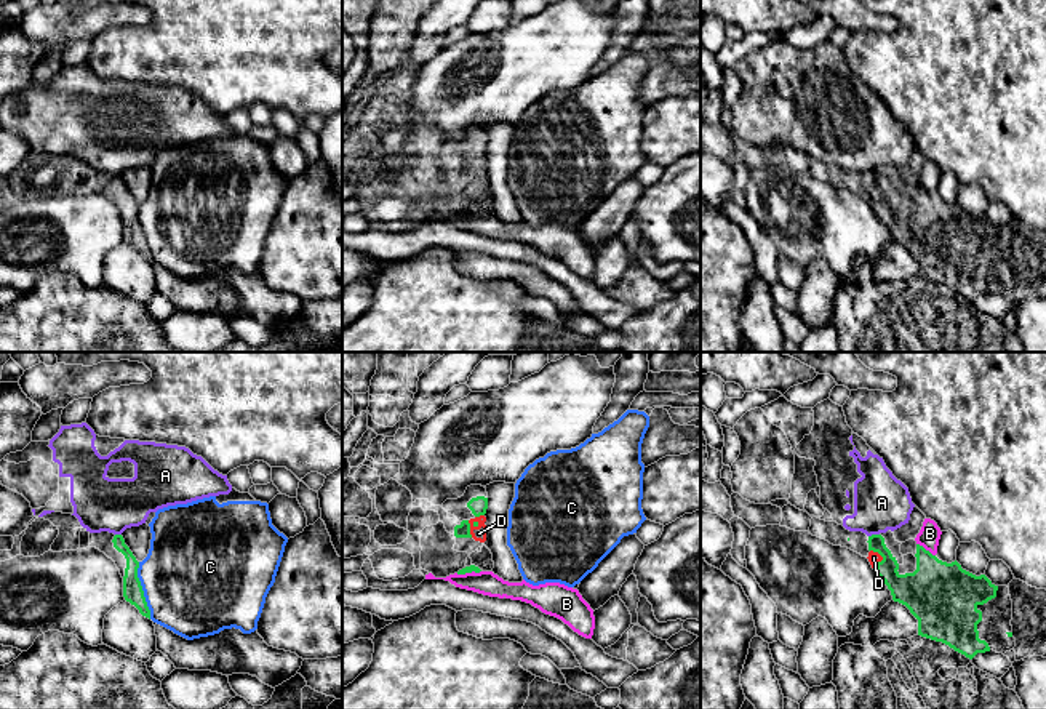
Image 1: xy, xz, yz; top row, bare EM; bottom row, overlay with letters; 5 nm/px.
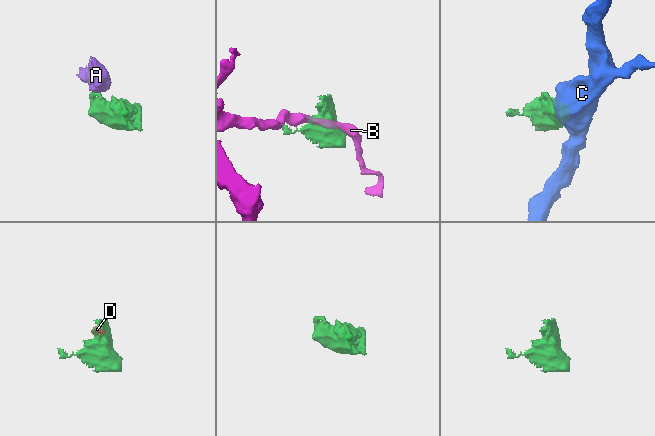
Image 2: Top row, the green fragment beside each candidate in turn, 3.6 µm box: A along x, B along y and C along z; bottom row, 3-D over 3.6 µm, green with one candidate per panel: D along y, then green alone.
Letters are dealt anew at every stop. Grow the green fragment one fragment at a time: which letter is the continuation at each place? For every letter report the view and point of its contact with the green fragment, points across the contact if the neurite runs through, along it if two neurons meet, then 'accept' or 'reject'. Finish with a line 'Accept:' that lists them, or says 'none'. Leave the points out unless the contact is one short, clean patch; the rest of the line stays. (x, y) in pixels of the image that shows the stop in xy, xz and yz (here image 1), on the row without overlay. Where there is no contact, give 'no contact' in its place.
A: yz (874, 176) | along yz (878, 175), (869, 178) | reject
B: yz (925, 191) | along yz (917, 184), (934, 197) | reject
C: xy (143, 232) | reject
D: xz (469, 170) | accept
Accept: D

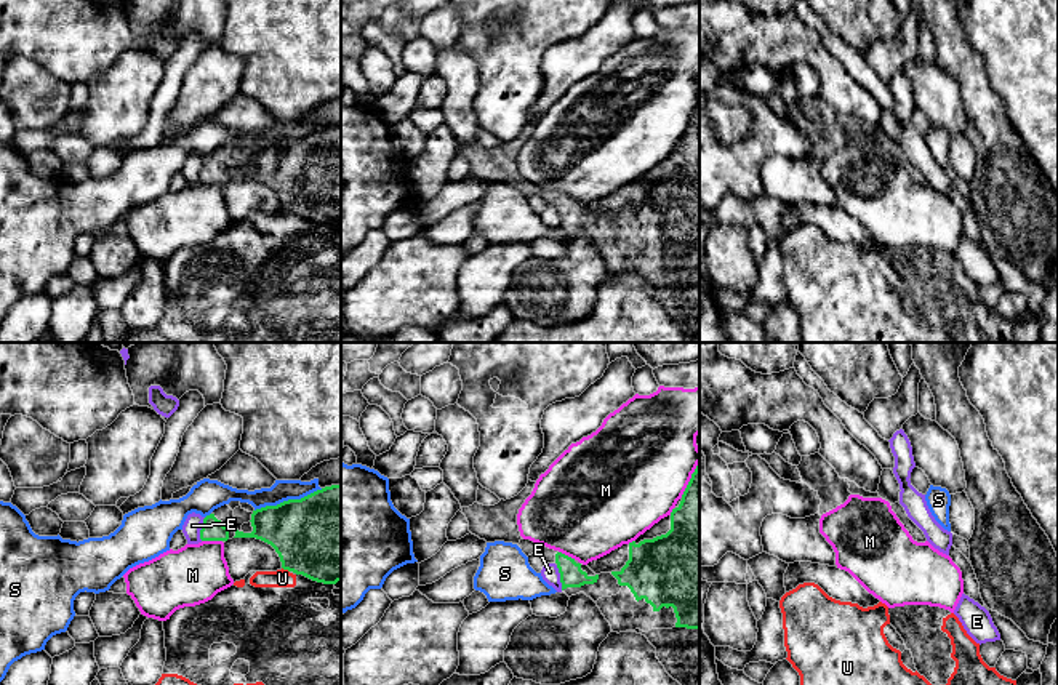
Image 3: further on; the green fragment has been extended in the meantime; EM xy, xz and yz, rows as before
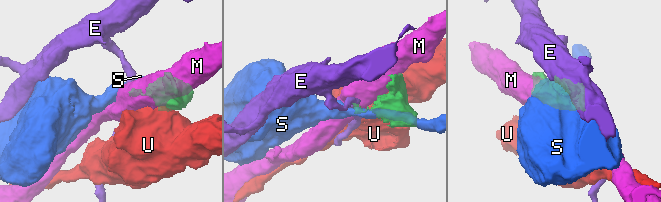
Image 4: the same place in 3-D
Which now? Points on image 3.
E: xz (561, 220) | along xz (556, 207), (562, 231) | reject
M: xy (212, 181) | reject
S: xy (288, 141) | reject
U: xy (285, 210) | along xy (282, 208), (288, 213) | reject
Accept: none

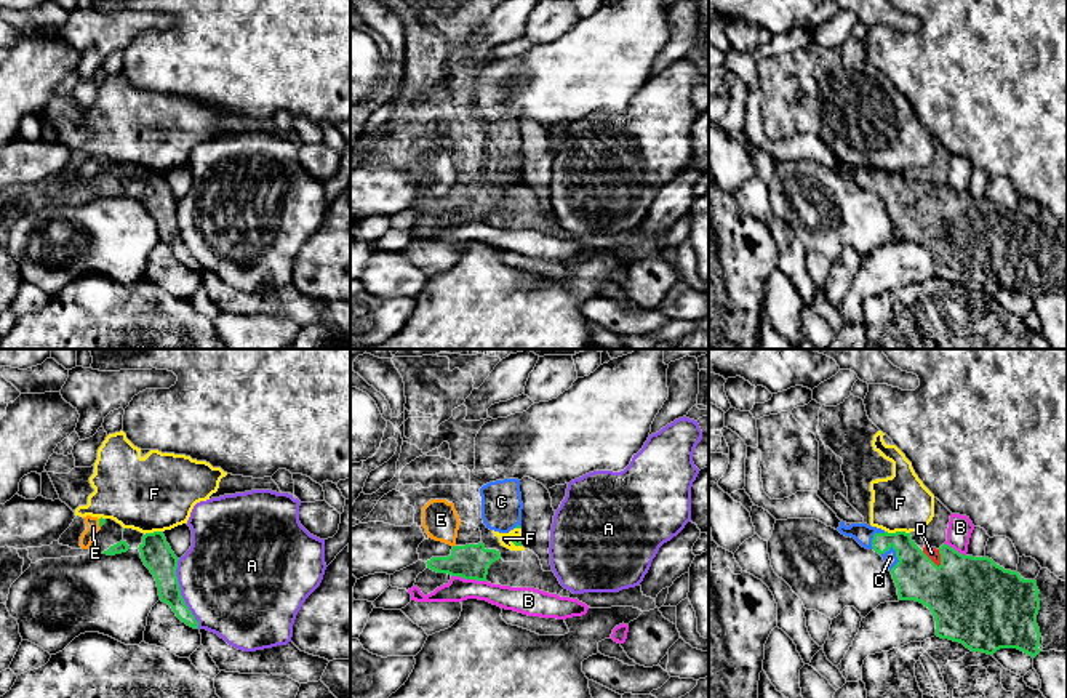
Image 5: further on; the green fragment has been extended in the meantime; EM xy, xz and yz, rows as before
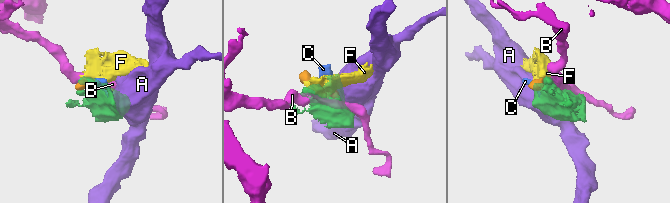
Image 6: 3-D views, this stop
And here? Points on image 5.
A: xy (179, 236) | reject
B: xz (469, 220) | along xz (451, 216), (485, 223) | reject
C: yz (896, 197) | accept
D: yz (930, 200) | accept
E: xy (99, 165) | across xy (101, 162), (99, 165), (93, 168) | accept
F: yz (898, 173) | along yz (885, 172), (909, 175) | reject
Accept: C, D, E

